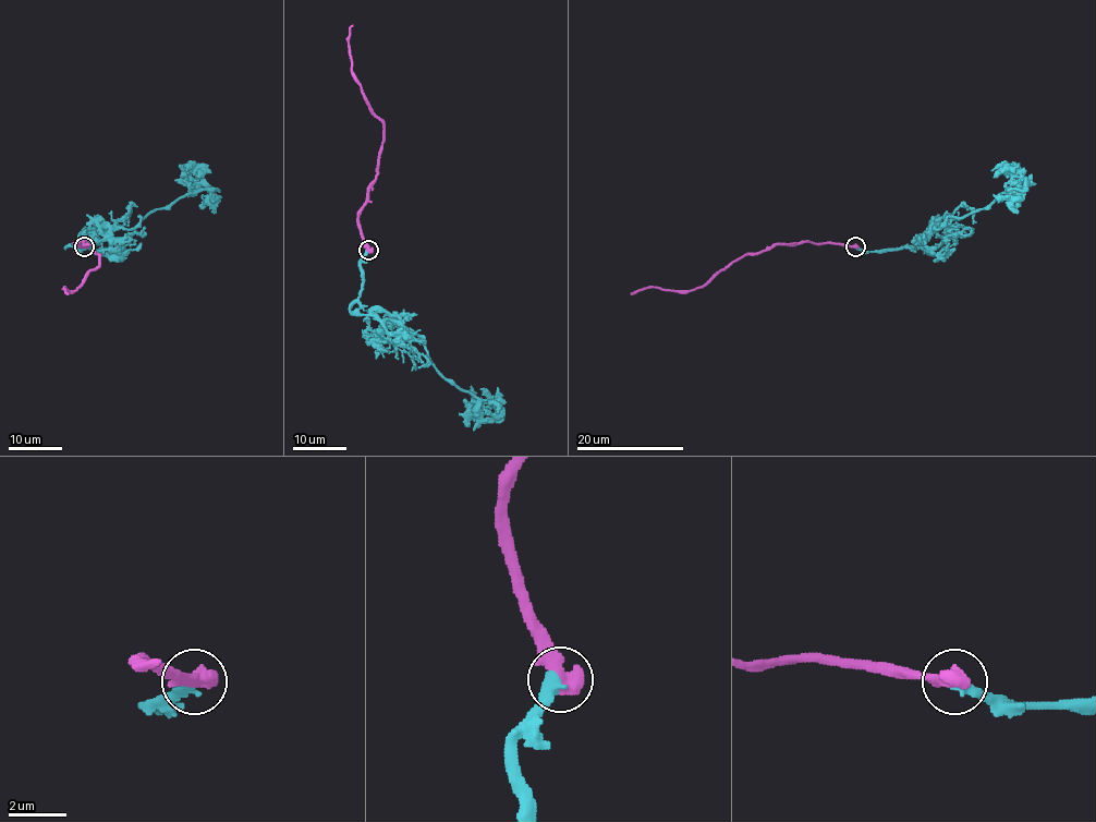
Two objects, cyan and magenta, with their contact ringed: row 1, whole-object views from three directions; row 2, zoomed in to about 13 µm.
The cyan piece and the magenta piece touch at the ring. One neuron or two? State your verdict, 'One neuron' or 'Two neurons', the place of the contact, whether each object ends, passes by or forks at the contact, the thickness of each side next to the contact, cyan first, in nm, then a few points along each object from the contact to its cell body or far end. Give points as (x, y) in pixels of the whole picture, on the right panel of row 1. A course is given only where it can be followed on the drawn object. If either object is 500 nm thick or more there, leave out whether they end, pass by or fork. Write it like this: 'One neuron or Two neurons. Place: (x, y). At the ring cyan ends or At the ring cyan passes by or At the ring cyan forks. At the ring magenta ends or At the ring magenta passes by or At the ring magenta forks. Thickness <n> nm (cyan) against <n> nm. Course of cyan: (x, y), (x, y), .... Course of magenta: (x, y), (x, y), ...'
One neuron. Place: (855, 246). Thickness 460 nm (cyan) against 700 nm. Course of cyan: (855, 248), (920, 244), (948, 216), (986, 208), (1003, 192), (1011, 173), (1005, 168), (994, 176). Course of magenta: (855, 248), (836, 243), (783, 243), (744, 254), (691, 290), (656, 288), (631, 294)

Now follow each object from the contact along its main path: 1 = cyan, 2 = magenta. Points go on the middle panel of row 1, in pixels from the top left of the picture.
1: (368, 250), (358, 311), (385, 312), (417, 334), (430, 363), (475, 398), (470, 406), (485, 399), (479, 388)
2: (368, 250), (358, 210), (376, 178), (384, 124), (364, 96), (351, 71), (349, 31), (353, 25)

